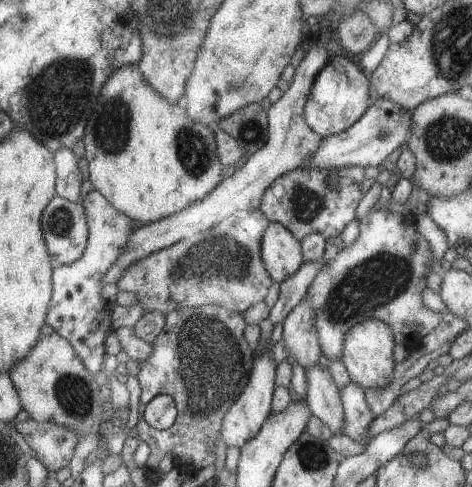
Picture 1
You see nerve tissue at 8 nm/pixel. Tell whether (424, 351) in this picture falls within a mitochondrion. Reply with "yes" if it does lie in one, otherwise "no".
no

